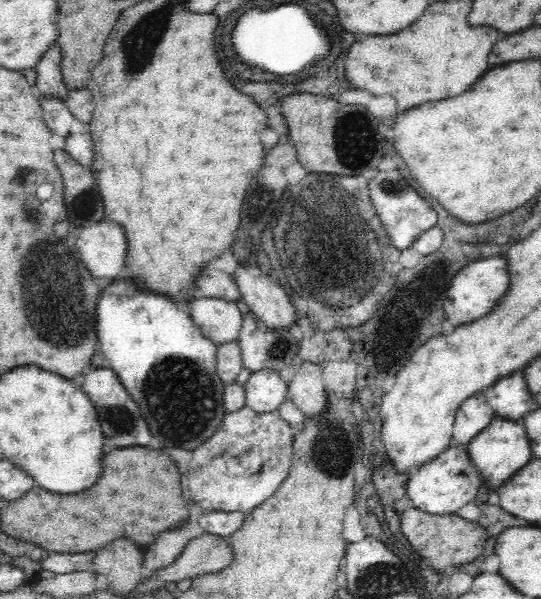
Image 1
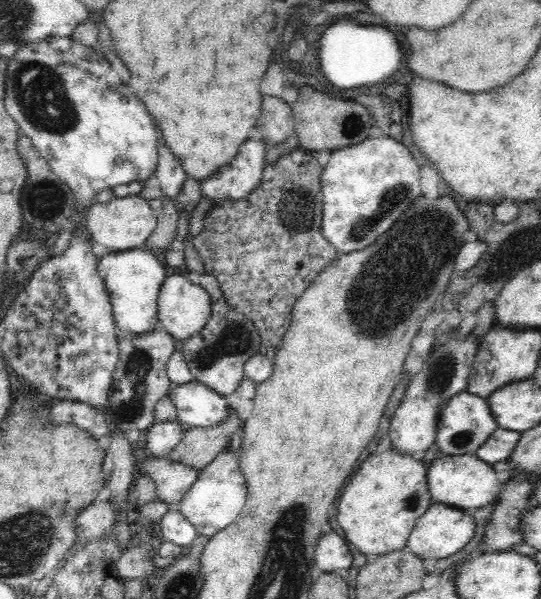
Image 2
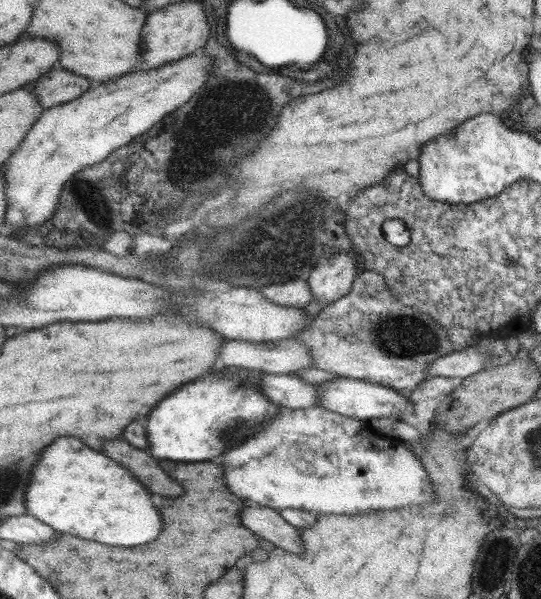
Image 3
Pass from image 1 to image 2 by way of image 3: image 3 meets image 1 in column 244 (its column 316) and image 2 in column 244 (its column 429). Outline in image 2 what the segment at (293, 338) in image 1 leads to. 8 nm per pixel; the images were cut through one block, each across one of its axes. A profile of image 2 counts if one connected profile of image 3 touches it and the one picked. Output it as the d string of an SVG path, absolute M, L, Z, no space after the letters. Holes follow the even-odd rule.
M189 271L186 272L185 277L192 284L197 284L204 289L209 296L211 313L208 322L204 323L204 328L198 334L184 339L183 356L194 381L204 384L216 395L226 398L236 392L243 377L243 364L254 357L254 354L259 353L261 339L256 329L252 327L252 323L246 321L241 314L236 314L235 310L231 308L228 310L213 276L208 276L208 274L200 276Z

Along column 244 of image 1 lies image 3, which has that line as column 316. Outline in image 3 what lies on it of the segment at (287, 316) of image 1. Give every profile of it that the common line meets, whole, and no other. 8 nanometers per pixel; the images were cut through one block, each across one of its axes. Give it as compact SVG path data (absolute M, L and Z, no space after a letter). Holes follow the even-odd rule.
M330 253L324 263L317 263L305 279L313 302L332 304L345 296L357 276L355 253Z

